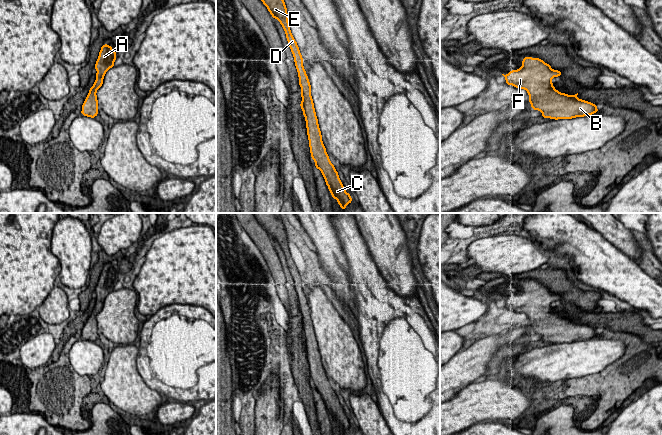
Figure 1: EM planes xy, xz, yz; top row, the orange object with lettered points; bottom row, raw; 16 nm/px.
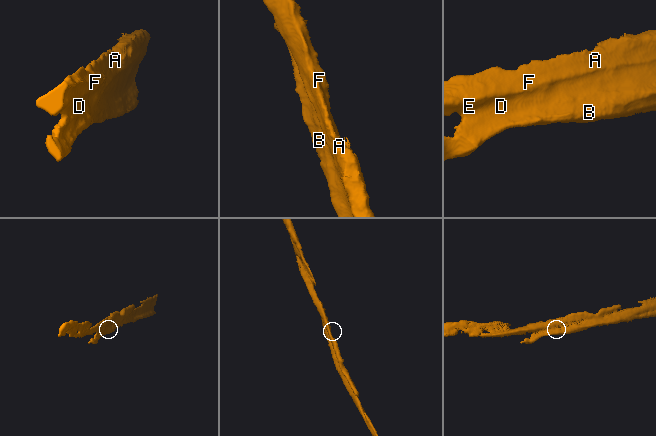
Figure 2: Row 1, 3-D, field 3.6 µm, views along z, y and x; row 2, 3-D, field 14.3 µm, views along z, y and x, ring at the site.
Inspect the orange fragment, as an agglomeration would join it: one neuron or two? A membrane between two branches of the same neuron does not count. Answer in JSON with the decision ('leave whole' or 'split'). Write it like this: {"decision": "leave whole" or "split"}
{"decision": "leave whole"}

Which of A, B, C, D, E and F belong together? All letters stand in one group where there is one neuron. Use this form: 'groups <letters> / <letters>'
groups A B C D E F

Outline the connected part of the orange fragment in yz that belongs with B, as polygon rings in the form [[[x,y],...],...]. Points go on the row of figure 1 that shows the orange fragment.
[[[525,57],[520,69],[504,75],[506,84],[525,89],[533,110],[542,112],[543,118],[572,119],[598,112],[597,105],[579,99],[578,93],[568,95],[555,89],[551,80],[561,76],[540,58]]]

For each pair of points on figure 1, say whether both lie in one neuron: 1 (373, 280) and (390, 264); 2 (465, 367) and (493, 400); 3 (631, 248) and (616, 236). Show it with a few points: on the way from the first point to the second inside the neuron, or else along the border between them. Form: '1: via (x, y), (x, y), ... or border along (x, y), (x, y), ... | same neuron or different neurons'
1: border along (369, 252), (385, 283), (394, 292) | different neurons
2: border along (471, 382), (453, 397) | different neurons
3: via (627, 244), (620, 237) | same neuron

